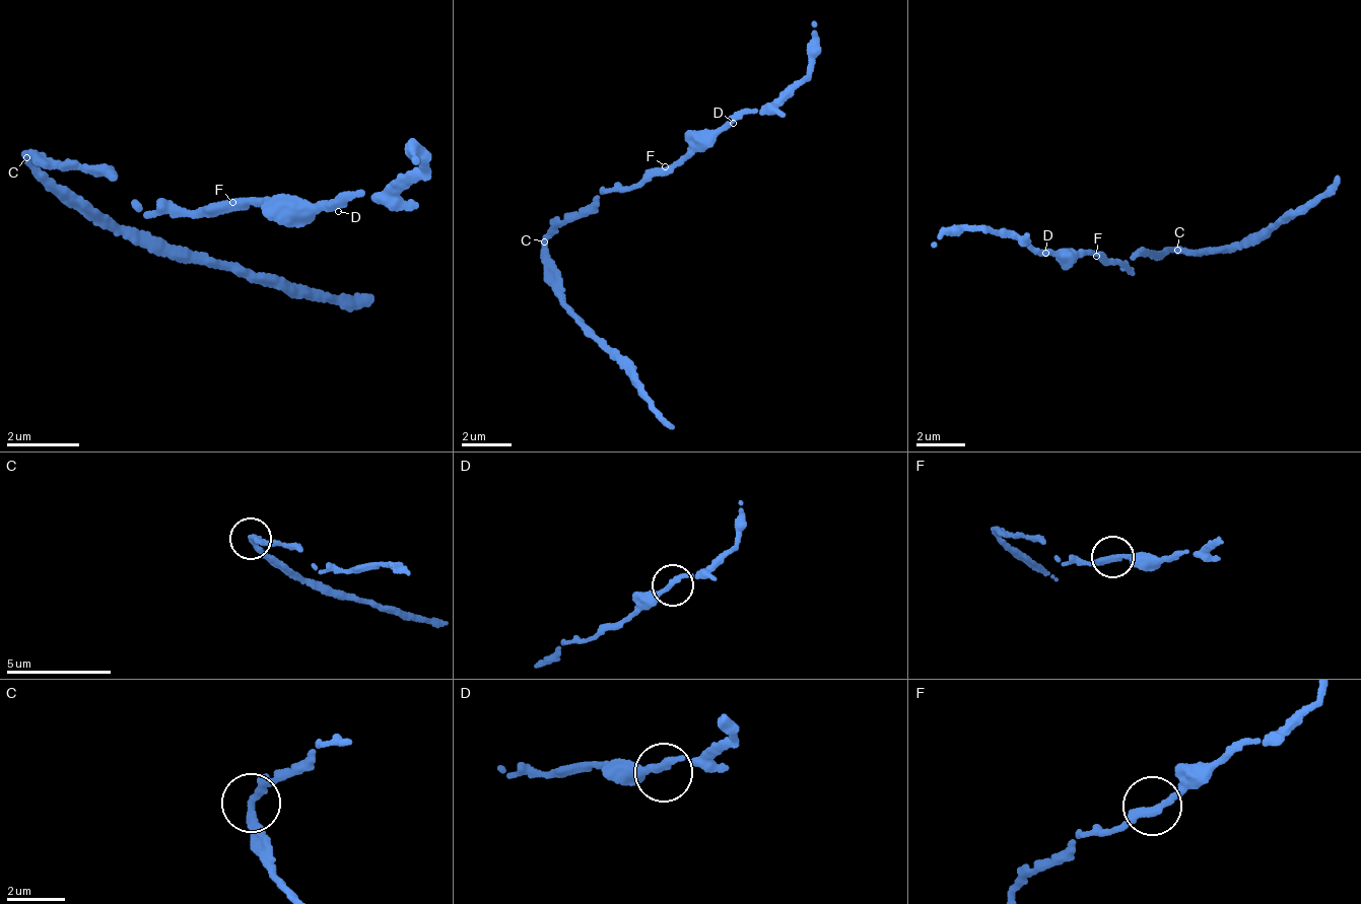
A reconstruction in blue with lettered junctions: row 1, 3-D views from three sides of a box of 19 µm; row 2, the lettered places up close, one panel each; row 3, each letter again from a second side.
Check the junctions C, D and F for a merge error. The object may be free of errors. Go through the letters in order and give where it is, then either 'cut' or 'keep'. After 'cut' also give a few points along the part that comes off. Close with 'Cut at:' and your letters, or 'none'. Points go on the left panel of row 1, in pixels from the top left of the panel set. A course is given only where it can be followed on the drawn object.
C: place (26, 157); cut; course (27, 154), (68, 201), (112, 230), (273, 279), (370, 299)
D: place (338, 211); keep
F: place (232, 202); keep
Cut at: C

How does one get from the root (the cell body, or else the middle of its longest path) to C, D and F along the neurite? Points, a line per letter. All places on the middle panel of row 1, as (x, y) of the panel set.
C: (591, 206), (586, 207), (582, 216), (556, 224), (546, 240)
D: (591, 206), (602, 190), (644, 185), (648, 176), (671, 170), (694, 144), (711, 141), (719, 128), (733, 123)
F: (591, 206), (597, 205), (604, 192), (602, 190), (644, 185), (648, 176), (660, 172), (665, 166)

